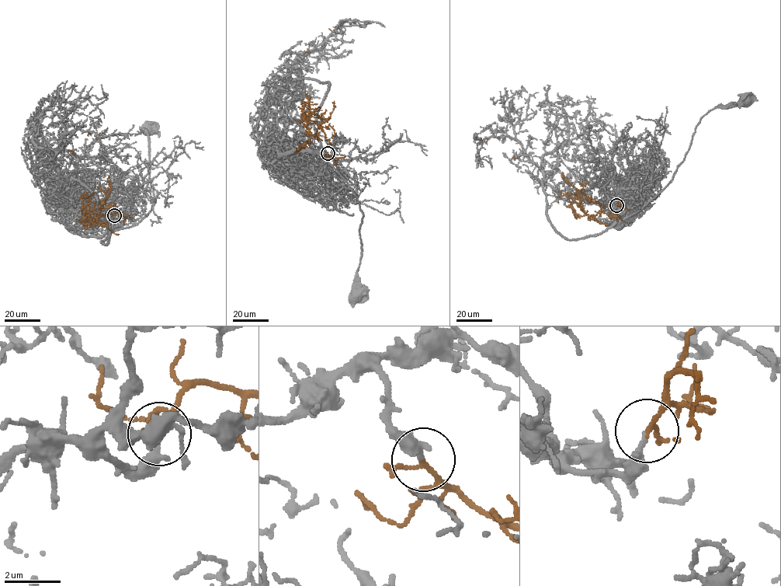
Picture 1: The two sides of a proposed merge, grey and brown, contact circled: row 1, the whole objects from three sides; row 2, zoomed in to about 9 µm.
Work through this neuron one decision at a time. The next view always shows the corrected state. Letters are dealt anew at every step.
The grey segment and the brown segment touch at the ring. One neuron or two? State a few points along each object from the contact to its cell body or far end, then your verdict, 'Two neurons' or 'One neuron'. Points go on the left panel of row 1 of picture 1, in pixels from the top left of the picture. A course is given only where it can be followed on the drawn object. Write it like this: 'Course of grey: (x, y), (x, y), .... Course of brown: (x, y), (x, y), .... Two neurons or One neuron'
Course of grey: (114, 215), (93, 224), (93, 236), (134, 225), (154, 204), (146, 129). Course of brown: (114, 215), (99, 215), (99, 209), (110, 190), (89, 133), (98, 134), (100, 132). Two neurons

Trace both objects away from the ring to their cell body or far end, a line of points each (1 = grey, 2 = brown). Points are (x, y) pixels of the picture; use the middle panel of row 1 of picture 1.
1: (328, 153), (322, 148), (303, 155), (321, 156), (359, 203), (362, 249), (355, 294)
2: (328, 153), (324, 154), (321, 141), (315, 136), (319, 125), (328, 120), (334, 105), (331, 30), (341, 26)

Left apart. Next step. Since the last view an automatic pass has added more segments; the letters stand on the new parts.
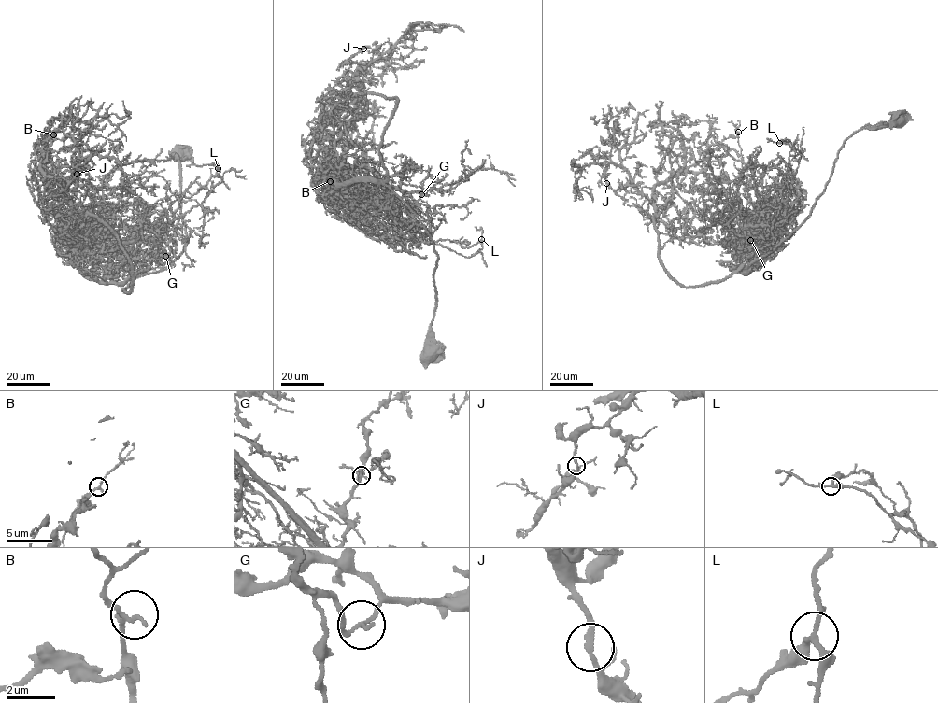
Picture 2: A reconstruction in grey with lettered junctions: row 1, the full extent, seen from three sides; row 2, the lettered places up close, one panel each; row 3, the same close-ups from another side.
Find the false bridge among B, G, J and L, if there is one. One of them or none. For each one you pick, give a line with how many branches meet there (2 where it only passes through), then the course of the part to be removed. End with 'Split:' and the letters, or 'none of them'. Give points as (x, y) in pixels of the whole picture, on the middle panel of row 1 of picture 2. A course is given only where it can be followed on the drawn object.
G: 2 | (421, 194), (428, 190), (405, 159)
Split: G

